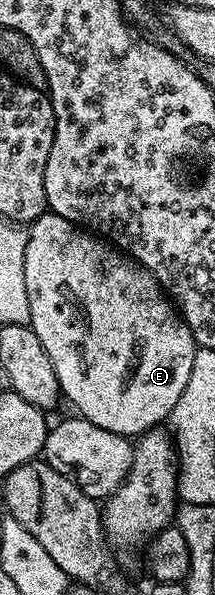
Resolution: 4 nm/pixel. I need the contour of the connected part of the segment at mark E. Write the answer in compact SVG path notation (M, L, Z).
M46 211L28 226L27 232L29 238L23 259L23 279L27 283L27 303L31 307L28 326L35 331L39 343L43 343L43 351L47 351L47 359L51 359L51 367L55 367L62 398L66 402L69 400L77 408L74 410L80 416L107 431L118 433L121 437L133 439L147 432L148 429L158 428L168 418L175 403L179 403L179 395L183 395L183 387L187 387L187 379L191 379L191 363L195 363L195 355L199 348L197 340L191 335L187 323L177 312L165 290L132 257L106 243L102 238L73 225L57 213Z

